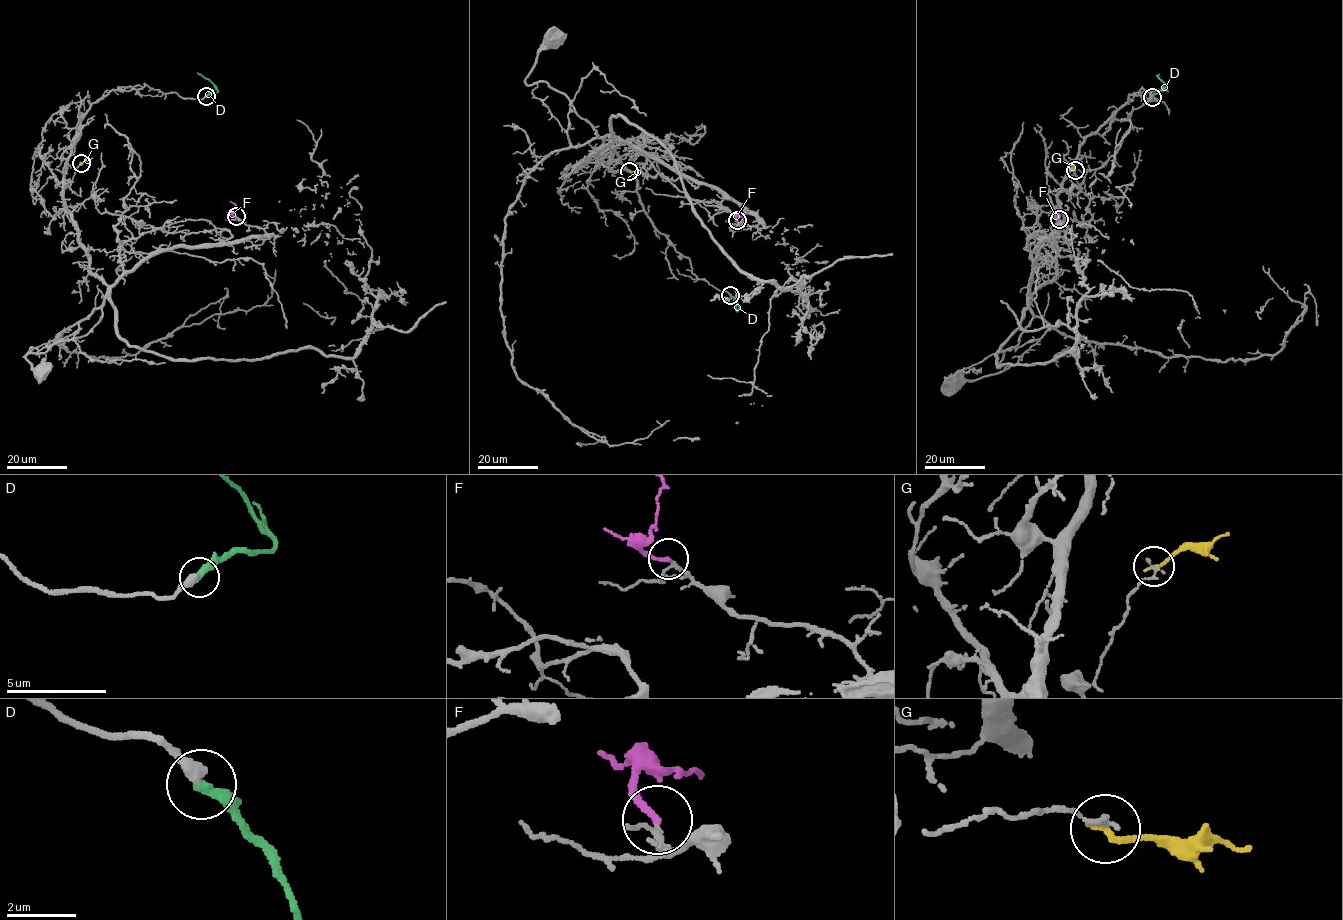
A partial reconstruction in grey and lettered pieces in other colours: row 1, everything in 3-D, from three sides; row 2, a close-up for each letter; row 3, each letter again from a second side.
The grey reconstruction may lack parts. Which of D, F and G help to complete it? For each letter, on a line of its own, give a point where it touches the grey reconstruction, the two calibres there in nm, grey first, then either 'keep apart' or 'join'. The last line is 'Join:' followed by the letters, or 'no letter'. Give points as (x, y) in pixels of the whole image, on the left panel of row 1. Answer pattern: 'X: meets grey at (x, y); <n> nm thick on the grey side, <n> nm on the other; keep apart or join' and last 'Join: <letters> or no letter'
D: meets grey at (206, 96); 400 nm thick on the grey side, 340 nm on the other; join
F: meets grey at (236, 216); 130 nm thick on the grey side, 190 nm on the other; join
G: meets grey at (81, 163); 160 nm thick on the grey side, 180 nm on the other; keep apart
Join: D, F

